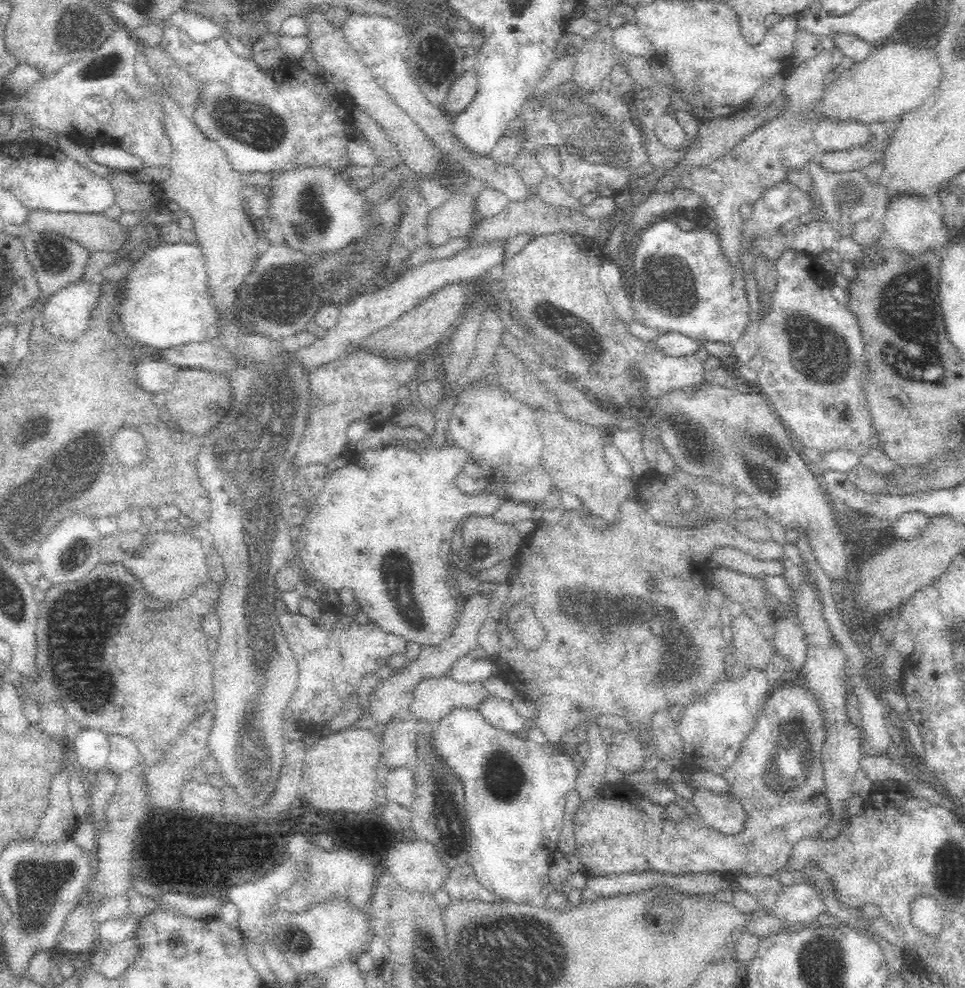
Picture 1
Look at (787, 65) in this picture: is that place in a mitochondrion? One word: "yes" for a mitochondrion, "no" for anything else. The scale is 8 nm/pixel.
no

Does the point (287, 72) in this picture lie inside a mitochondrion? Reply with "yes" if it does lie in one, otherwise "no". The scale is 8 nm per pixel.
no

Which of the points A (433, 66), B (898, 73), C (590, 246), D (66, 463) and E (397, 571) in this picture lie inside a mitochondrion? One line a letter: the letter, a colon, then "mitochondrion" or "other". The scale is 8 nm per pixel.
A: mitochondrion
B: other
C: other
D: mitochondrion
E: mitochondrion

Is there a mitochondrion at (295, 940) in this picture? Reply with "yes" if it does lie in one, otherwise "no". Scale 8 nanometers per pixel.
yes

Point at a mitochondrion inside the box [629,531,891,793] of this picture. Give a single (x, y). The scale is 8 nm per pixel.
(674, 663)

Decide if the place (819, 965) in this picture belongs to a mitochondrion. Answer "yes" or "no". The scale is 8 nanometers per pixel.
yes

